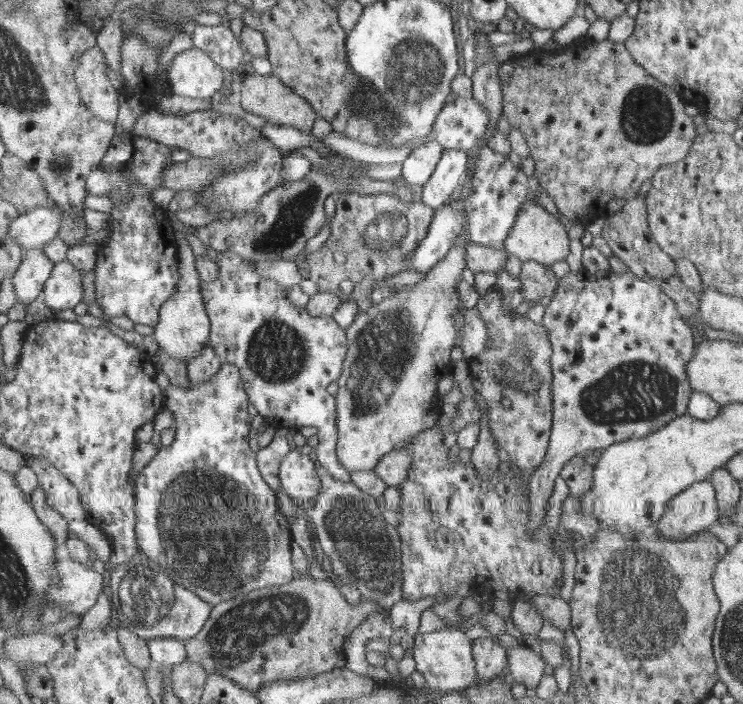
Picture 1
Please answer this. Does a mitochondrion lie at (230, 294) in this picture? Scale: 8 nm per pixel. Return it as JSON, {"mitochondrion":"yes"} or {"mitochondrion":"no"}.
{"mitochondrion":"no"}

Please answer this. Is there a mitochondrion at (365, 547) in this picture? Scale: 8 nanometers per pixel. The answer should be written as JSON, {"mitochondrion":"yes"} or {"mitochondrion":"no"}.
{"mitochondrion":"yes"}

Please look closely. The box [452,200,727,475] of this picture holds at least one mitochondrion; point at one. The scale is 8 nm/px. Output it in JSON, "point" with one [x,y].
{"point":[636,392]}

